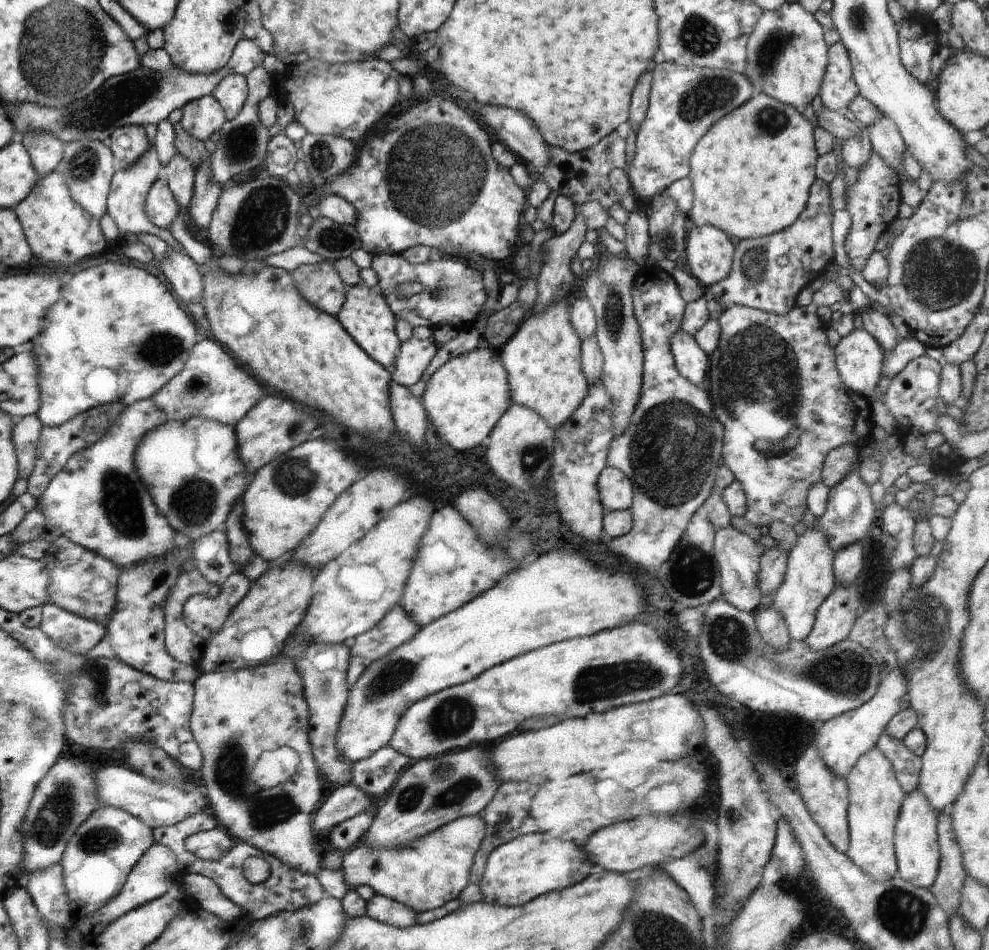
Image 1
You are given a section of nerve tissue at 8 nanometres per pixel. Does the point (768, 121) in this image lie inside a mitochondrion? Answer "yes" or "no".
yes

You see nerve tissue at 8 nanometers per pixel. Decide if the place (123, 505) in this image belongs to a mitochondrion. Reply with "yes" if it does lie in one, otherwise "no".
yes

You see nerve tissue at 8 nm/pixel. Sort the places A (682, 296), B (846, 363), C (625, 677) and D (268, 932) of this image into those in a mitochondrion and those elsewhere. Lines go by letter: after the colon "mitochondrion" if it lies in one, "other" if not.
A: other
B: other
C: mitochondrion
D: other

